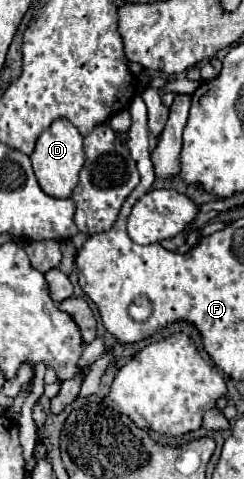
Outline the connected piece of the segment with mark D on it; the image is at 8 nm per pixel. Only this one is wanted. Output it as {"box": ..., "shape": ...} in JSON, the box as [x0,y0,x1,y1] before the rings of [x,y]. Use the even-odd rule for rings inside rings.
{"box":[31,119,85,199],"shape":[[[57,119],[37,139],[35,151],[31,153],[31,163],[33,163],[33,171],[37,175],[37,181],[39,181],[41,189],[51,197],[65,199],[65,197],[71,195],[71,191],[79,183],[79,171],[85,163],[83,137],[75,129],[75,125],[71,125],[71,121]]]}

